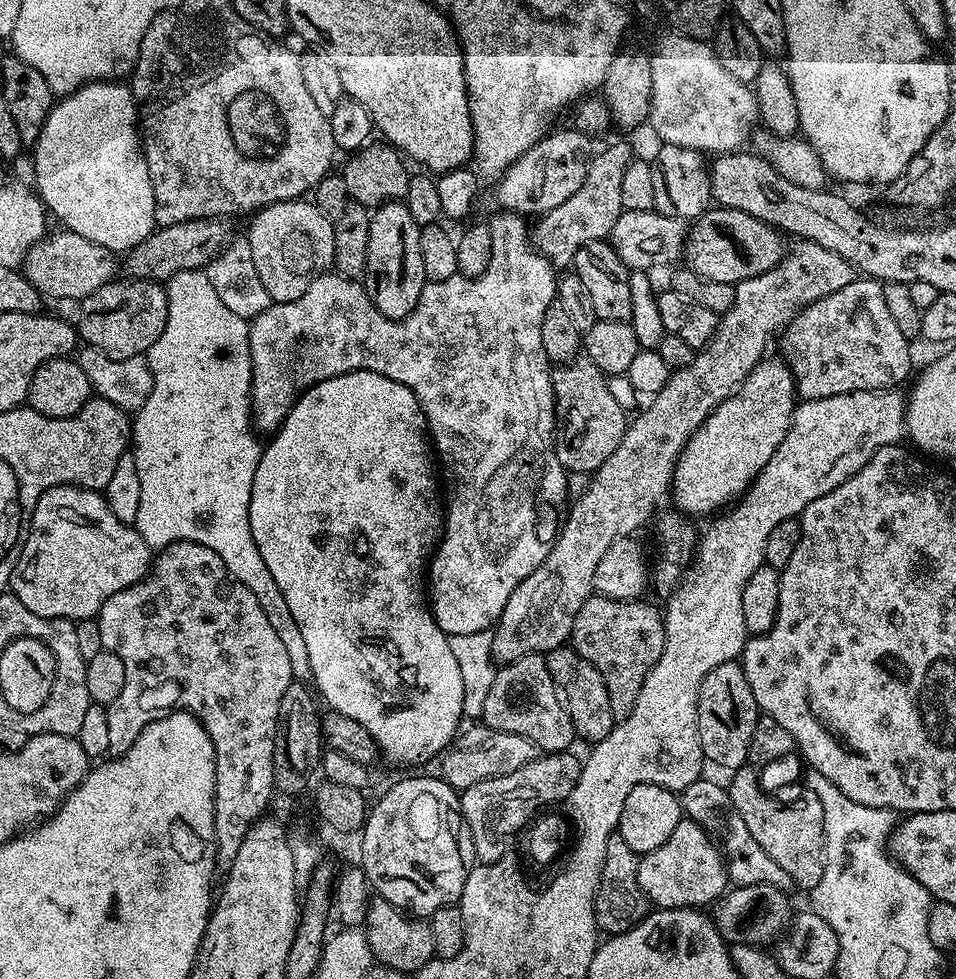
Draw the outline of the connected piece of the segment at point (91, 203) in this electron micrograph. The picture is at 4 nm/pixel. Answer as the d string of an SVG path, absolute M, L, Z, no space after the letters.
M97 80L91 84L84 84L76 91L67 93L63 98L57 99L49 110L41 126L40 136L34 145L36 151L36 184L35 191L44 201L45 209L53 217L61 220L63 227L74 234L82 234L82 238L90 238L90 242L98 242L98 246L106 246L106 250L117 254L127 254L132 251L138 242L142 242L150 233L156 231L158 225L154 214L154 186L150 182L150 170L146 166L142 137L138 131L138 109L136 100L132 97L132 89L124 82L109 82Z

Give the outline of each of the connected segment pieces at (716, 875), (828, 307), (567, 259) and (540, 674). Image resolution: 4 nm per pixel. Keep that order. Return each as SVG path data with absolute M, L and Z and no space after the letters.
M683 819L674 826L674 834L658 846L658 850L650 850L640 856L638 862L638 886L646 894L649 905L657 909L662 908L699 908L711 906L728 891L730 881L728 879L728 865L725 861L723 851L714 841L708 837L707 827L690 819Z
M853 278L850 282L850 286L842 286L842 290L834 290L834 294L826 294L826 298L818 298L810 306L806 306L797 314L789 324L779 333L778 344L780 340L780 348L784 353L782 353L782 359L785 364L787 364L788 369L792 372L792 377L796 380L796 390L800 400L817 400L818 398L830 398L834 394L850 394L851 392L857 392L858 390L878 390L879 388L896 388L900 386L900 383L908 376L908 371L912 368L912 352L908 349L910 346L910 340L903 336L902 331L898 330L897 323L894 322L894 318L890 315L890 310L886 306L886 298L884 297L884 284L879 280L874 280L871 278Z
M612 144L609 148L604 148L595 153L590 162L590 170L586 174L586 182L578 186L575 194L570 194L562 206L554 206L554 210L543 213L540 220L530 232L530 239L535 251L547 256L553 268L564 270L563 268L573 263L576 252L582 250L595 240L602 240L612 235L614 222L618 222L622 206L622 178L626 175L626 170L632 164L634 153L628 144Z
M543 655L523 656L497 671L494 686L490 686L490 694L486 698L482 724L506 734L518 734L534 742L544 754L567 752L573 747L571 744L578 740L570 714L560 699L554 678L550 678Z

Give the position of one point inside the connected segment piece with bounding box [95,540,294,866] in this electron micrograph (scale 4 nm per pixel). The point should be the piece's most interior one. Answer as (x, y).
(192, 637)

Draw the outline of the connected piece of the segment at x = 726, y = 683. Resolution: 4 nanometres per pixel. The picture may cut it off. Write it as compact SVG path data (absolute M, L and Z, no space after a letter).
M727 660L706 678L698 690L698 738L702 742L705 761L709 765L735 770L749 763L750 738L754 738L754 726L762 715L758 702L754 702L754 690L746 682L743 663Z

